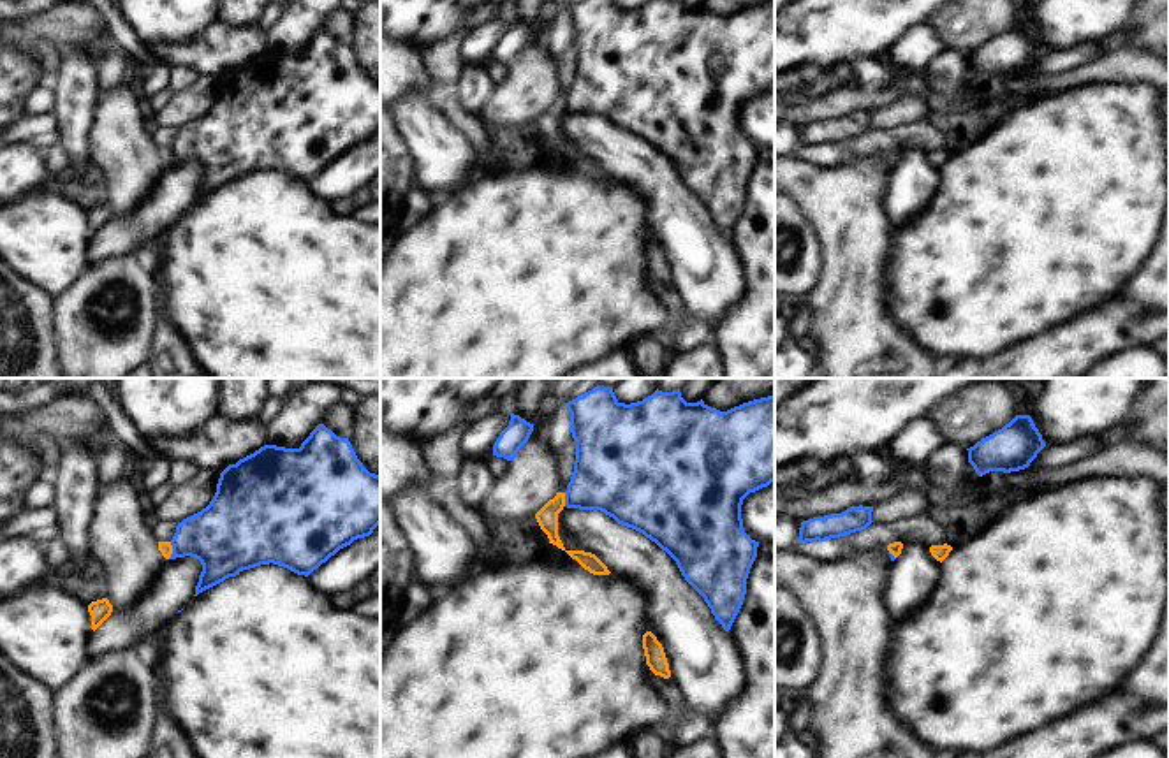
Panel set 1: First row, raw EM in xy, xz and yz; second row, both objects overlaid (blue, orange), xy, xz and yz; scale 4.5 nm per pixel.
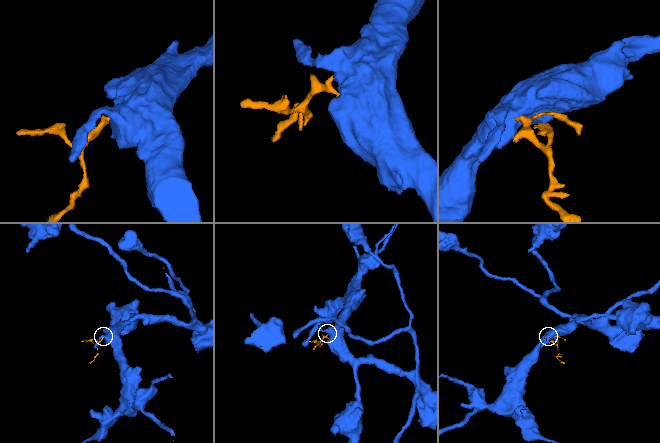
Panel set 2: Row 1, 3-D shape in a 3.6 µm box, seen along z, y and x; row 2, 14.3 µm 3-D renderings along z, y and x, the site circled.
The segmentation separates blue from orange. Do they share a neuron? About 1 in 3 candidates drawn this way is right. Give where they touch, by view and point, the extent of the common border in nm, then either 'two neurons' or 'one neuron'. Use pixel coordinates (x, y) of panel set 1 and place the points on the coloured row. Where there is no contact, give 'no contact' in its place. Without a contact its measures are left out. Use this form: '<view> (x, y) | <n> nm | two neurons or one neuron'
xy (173, 551) | 80 nm | two neurons

